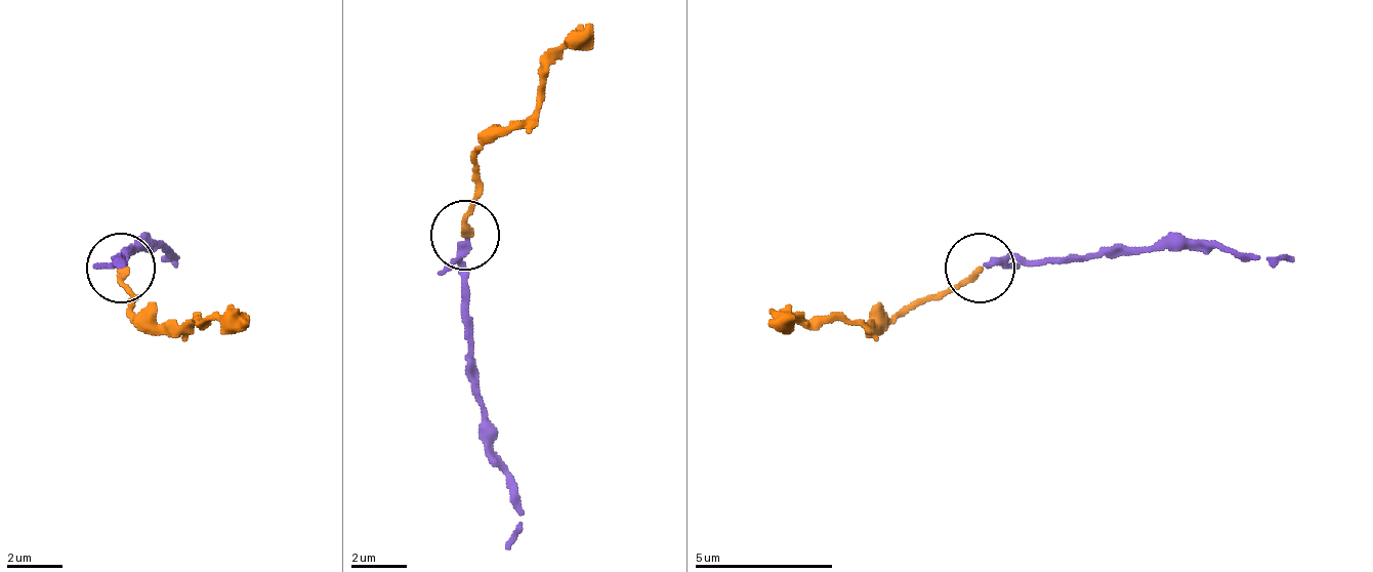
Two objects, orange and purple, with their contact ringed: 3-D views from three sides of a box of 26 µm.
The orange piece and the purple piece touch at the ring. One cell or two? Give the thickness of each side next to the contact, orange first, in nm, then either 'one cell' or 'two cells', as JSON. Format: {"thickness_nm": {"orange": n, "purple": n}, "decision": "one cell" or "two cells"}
{"thickness_nm": {"orange": 220, "purple": 180}, "decision": "one cell"}

